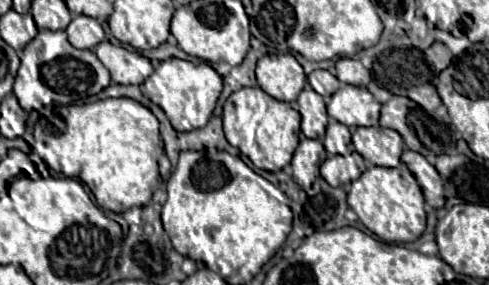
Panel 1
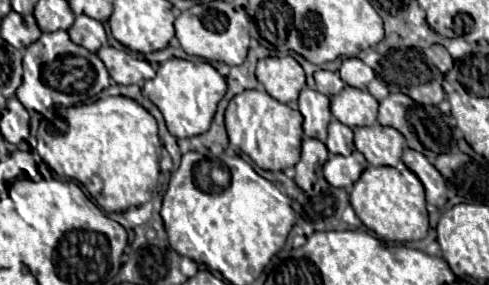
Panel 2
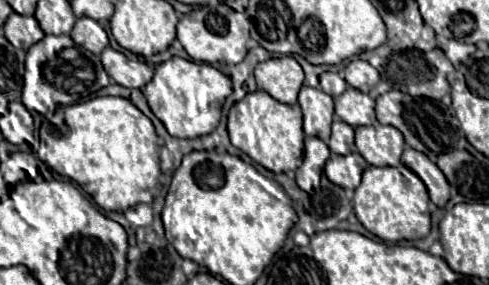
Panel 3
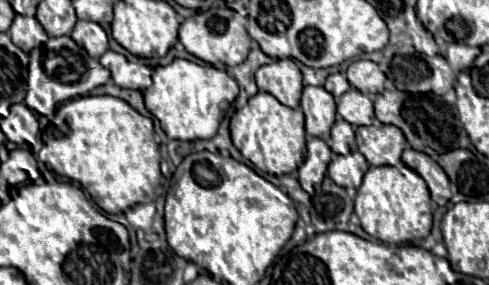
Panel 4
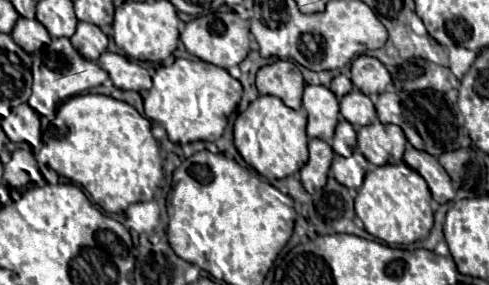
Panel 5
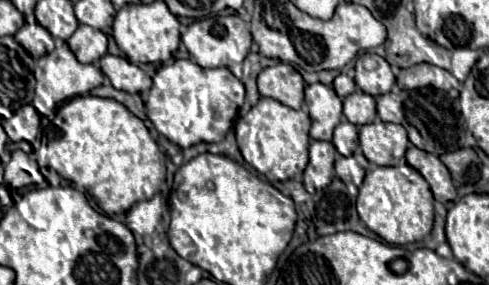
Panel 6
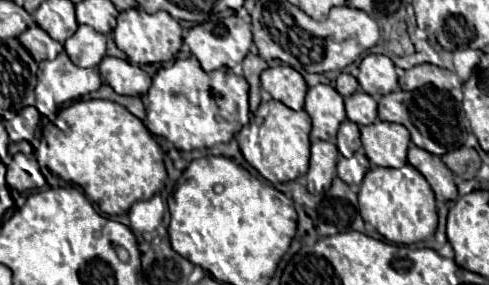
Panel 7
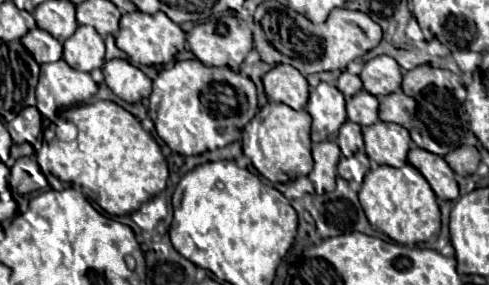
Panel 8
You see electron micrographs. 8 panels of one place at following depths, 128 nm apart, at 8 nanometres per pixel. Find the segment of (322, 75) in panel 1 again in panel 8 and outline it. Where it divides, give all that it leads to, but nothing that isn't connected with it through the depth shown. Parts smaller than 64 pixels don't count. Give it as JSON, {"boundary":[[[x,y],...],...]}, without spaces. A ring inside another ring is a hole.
{"boundary":[[[342,72],[340,74],[340,78],[338,78],[338,90],[344,94],[344,96],[354,96],[356,92],[360,92],[362,90],[362,80],[358,78],[358,76],[354,76],[354,74],[350,74],[350,72]]]}

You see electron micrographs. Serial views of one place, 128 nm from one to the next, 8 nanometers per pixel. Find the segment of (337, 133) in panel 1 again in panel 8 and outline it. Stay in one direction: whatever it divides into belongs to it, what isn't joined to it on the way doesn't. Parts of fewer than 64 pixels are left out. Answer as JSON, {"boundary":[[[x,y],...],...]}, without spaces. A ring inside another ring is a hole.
{"boundary":[[[346,120],[346,122],[340,126],[338,146],[340,146],[340,150],[342,150],[344,156],[354,156],[358,150],[364,148],[362,134],[360,134],[360,126],[358,126],[356,122]]]}

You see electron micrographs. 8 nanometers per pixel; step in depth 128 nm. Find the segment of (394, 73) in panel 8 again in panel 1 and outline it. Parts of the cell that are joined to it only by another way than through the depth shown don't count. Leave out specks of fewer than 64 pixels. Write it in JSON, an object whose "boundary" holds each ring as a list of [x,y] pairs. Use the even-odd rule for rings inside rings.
{"boundary":[[[340,58],[336,62],[336,78],[344,84],[366,86],[370,82],[370,72],[356,58]]]}

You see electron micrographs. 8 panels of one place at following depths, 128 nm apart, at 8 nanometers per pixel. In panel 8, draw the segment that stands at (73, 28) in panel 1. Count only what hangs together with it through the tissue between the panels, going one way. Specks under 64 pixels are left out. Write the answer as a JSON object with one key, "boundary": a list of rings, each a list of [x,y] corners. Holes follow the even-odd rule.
{"boundary":[[[92,26],[78,30],[64,42],[64,60],[82,72],[90,72],[104,64],[104,40]]]}

